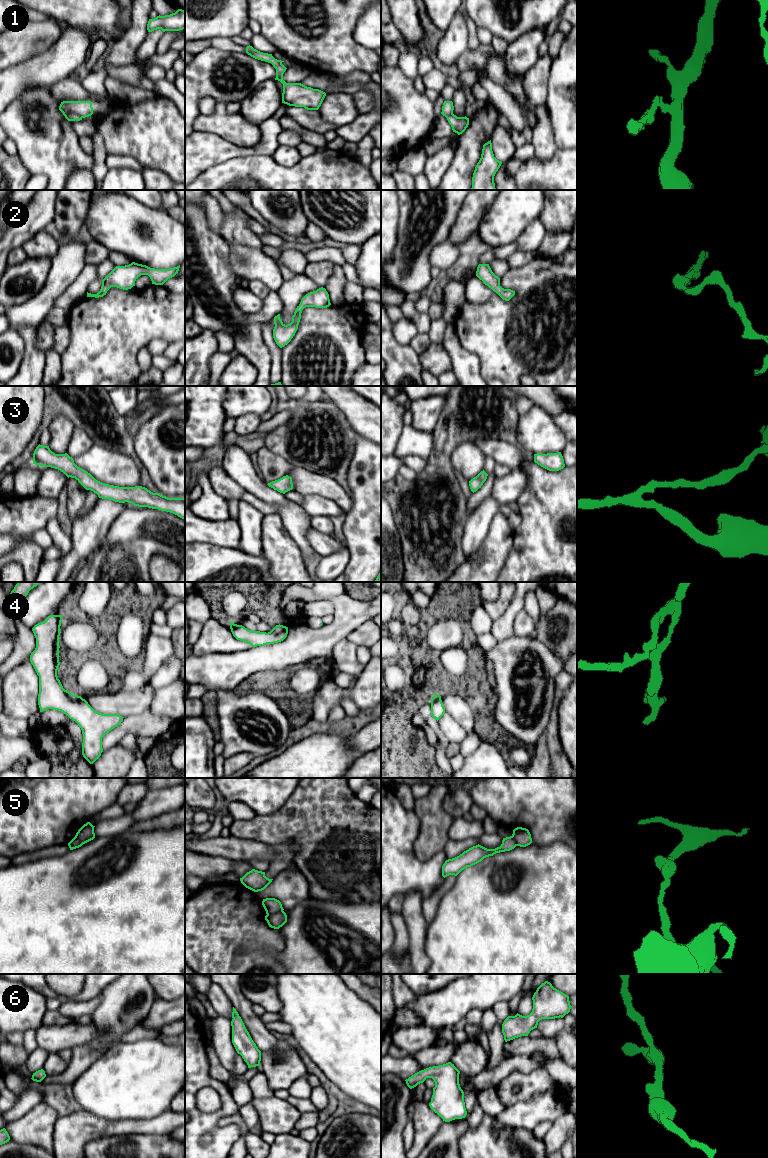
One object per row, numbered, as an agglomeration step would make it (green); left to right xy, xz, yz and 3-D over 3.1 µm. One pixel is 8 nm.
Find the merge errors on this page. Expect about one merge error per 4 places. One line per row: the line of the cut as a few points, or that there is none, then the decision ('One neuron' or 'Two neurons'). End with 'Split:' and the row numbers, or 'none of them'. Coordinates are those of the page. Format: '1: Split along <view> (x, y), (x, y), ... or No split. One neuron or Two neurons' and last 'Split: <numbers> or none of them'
1: No split. One neuron
2: No split. One neuron
3: No split. One neuron
4: No split. One neuron
5: Split along xz (282, 910), (267, 915). Two neurons
6: No split. One neuron
Split: 5

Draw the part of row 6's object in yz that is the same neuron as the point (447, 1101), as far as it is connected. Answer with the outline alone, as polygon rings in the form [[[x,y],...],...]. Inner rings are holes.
[[[448,1062],[421,1070],[408,1079],[407,1086],[412,1089],[423,1083],[427,1078],[435,1082],[430,1108],[445,1122],[465,1118],[467,1111],[464,1102],[464,1092],[459,1084],[460,1071]]]

